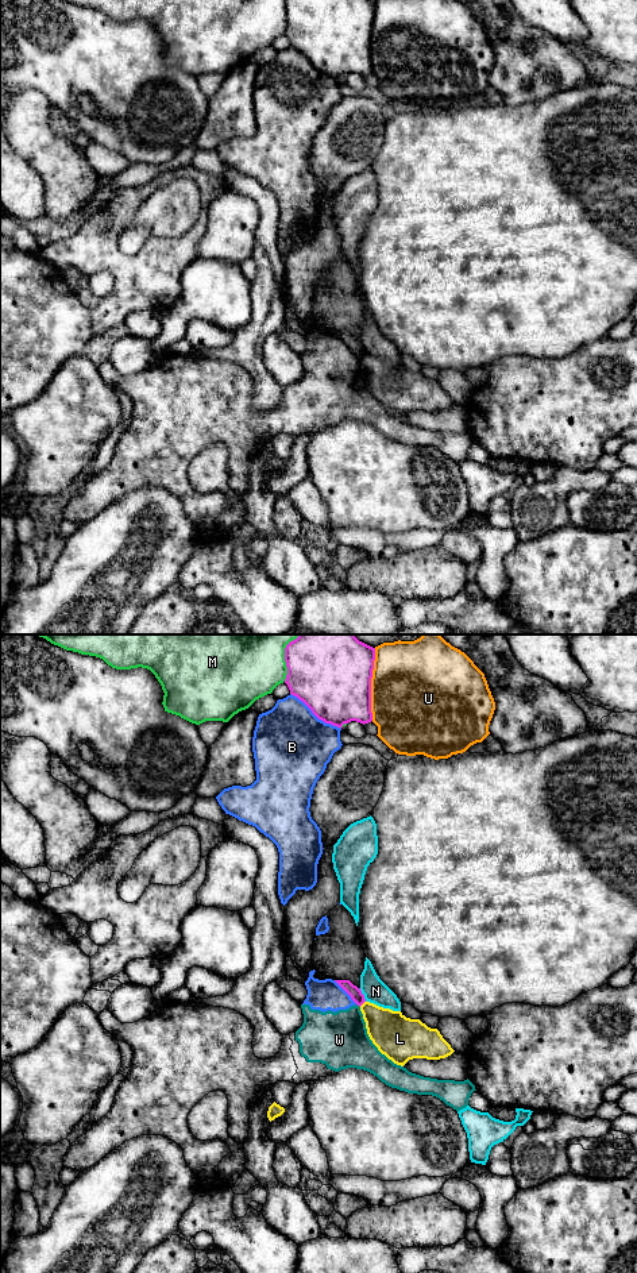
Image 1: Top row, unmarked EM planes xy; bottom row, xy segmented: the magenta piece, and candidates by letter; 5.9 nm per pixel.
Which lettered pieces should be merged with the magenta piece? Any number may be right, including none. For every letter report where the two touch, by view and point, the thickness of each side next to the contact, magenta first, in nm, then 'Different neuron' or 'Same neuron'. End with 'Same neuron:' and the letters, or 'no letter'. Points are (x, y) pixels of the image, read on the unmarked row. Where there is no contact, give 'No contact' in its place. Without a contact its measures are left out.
B: Touches magenta at xy (316, 68). Thickness 420 nm (magenta) against 460 nm. Different neuron
L: Touches magenta at xy (362, 355). Thickness 70 nm (magenta) against 240 nm. Different neuron
M: Touches magenta at xy (286, 16). Thickness 380 nm (magenta) against 320 nm. Different neuron
N: Touches magenta at xy (363, 347). Thickness 70 nm (magenta) against 150 nm. Different neuron
U: Touches magenta at xy (370, 37). Thickness 420 nm (magenta) against 500 nm. Different neuron
W: Touches magenta at xy (358, 357). Thickness 70 nm (magenta) against 340 nm. Different neuron
Same neuron: no letter

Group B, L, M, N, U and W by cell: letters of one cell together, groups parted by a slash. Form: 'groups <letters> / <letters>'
groups B W / L / M / N / U

